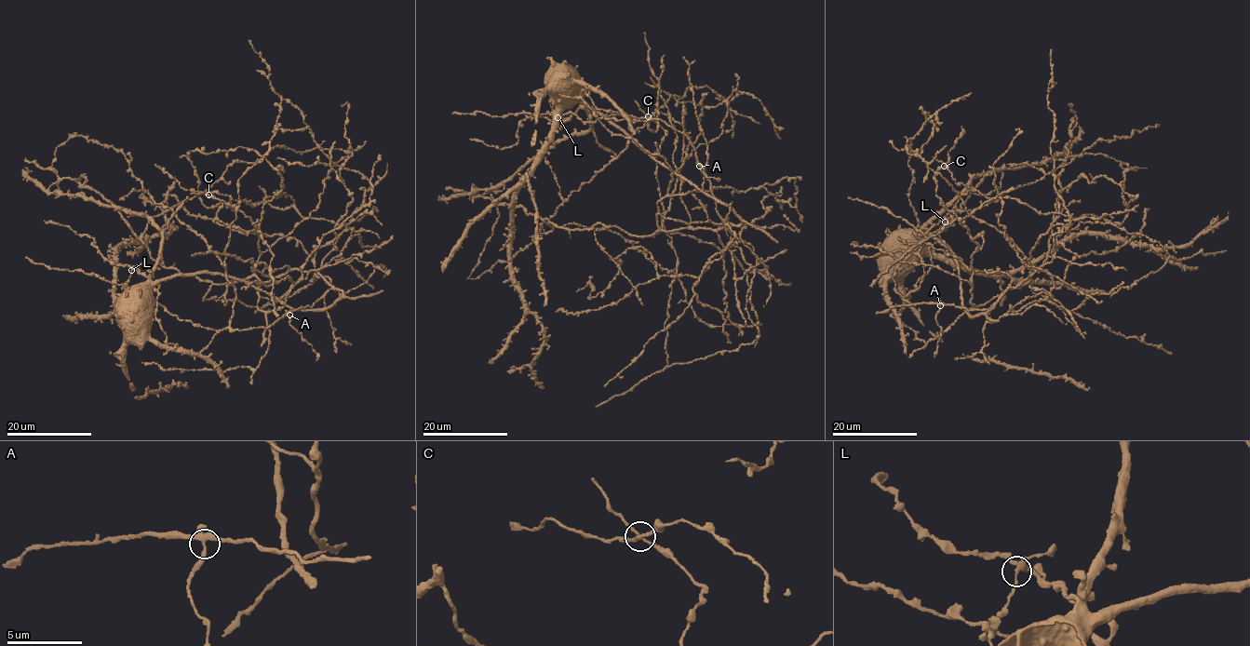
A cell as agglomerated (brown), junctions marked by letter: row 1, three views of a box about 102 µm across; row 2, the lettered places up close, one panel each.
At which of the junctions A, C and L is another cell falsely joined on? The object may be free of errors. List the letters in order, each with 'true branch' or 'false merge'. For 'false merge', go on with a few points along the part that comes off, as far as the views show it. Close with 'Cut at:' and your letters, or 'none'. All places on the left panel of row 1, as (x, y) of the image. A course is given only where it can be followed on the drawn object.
A: true branch
C: true branch
L: false merge; foreign part runs (131, 270), (123, 297)
Cut at: L

